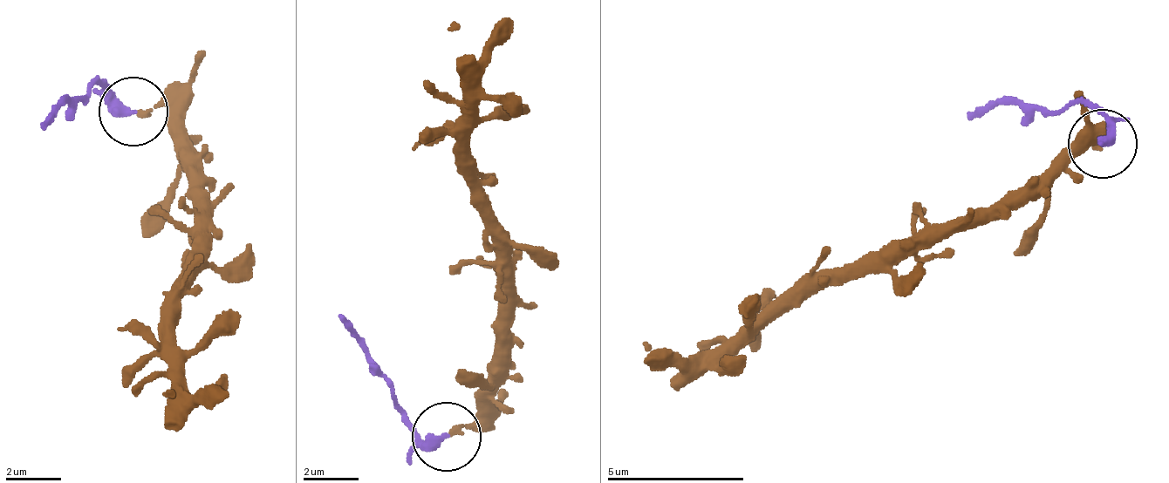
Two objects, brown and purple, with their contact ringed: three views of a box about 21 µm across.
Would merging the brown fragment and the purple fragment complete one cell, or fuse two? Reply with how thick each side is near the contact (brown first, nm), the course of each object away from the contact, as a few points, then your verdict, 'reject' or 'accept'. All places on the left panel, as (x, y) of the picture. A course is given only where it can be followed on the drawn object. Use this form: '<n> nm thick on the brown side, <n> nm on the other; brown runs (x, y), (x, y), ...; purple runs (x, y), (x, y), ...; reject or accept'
190 nm thick on the brown side, 380 nm on the other; brown runs (138, 112), (167, 109), (170, 113), (203, 234), (172, 299), (181, 382), (201, 392), (160, 394); purple runs (131, 112), (99, 82), (60, 107), (42, 132); reject

